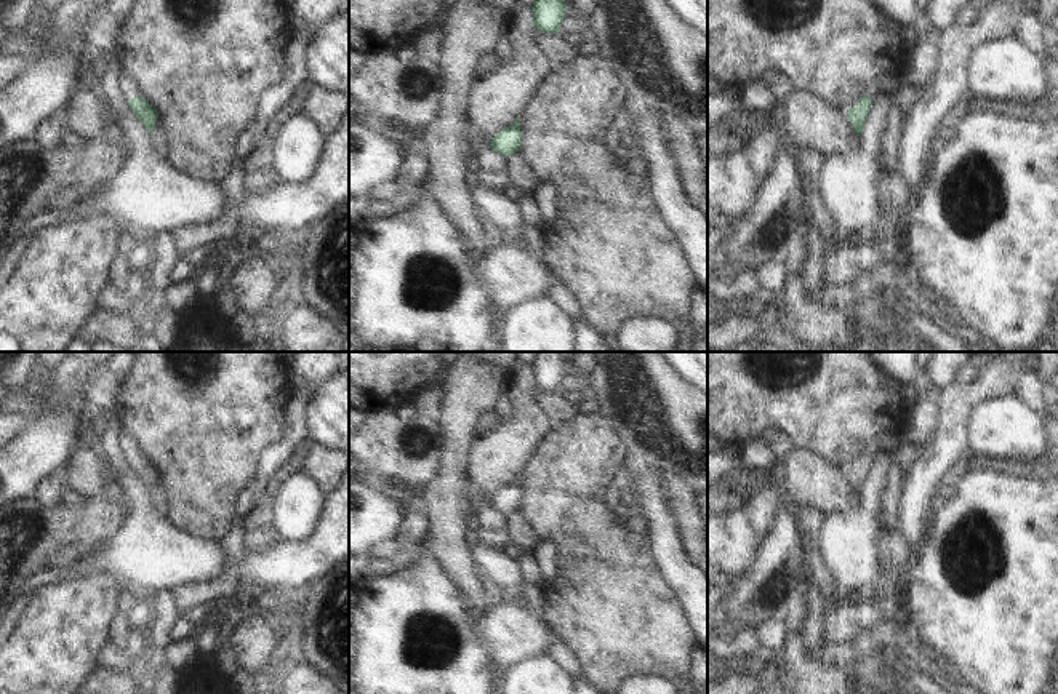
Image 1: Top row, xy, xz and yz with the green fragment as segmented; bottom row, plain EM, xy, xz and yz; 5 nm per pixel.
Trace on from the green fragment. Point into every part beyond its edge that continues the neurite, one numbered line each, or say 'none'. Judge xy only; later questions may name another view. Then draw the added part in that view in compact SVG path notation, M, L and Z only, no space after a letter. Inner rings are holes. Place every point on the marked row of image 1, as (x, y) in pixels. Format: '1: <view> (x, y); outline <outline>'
1: xy (130, 88); outline M123 72L123 75L120 77L120 88L122 88L126 99L131 99L134 96L142 98L138 83L126 72Z

